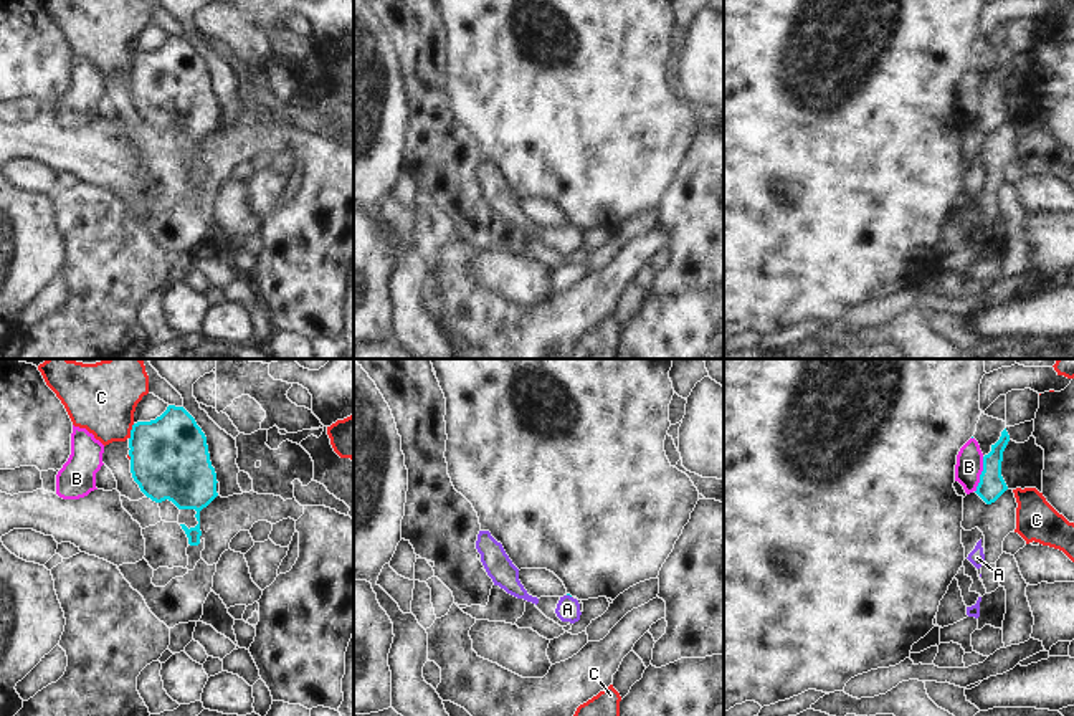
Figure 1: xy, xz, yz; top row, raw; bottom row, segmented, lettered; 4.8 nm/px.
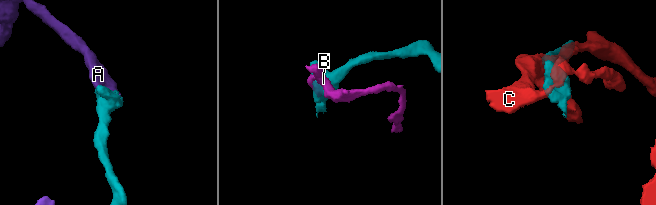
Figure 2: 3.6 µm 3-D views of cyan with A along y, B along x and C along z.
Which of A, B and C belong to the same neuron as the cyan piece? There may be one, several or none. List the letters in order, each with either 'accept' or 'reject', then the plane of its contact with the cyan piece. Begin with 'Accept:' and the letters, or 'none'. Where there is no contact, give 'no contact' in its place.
Accept: A
A: accept; meets cyan in xz
B: reject; meets cyan in yz
C: reject; meets cyan in xy

